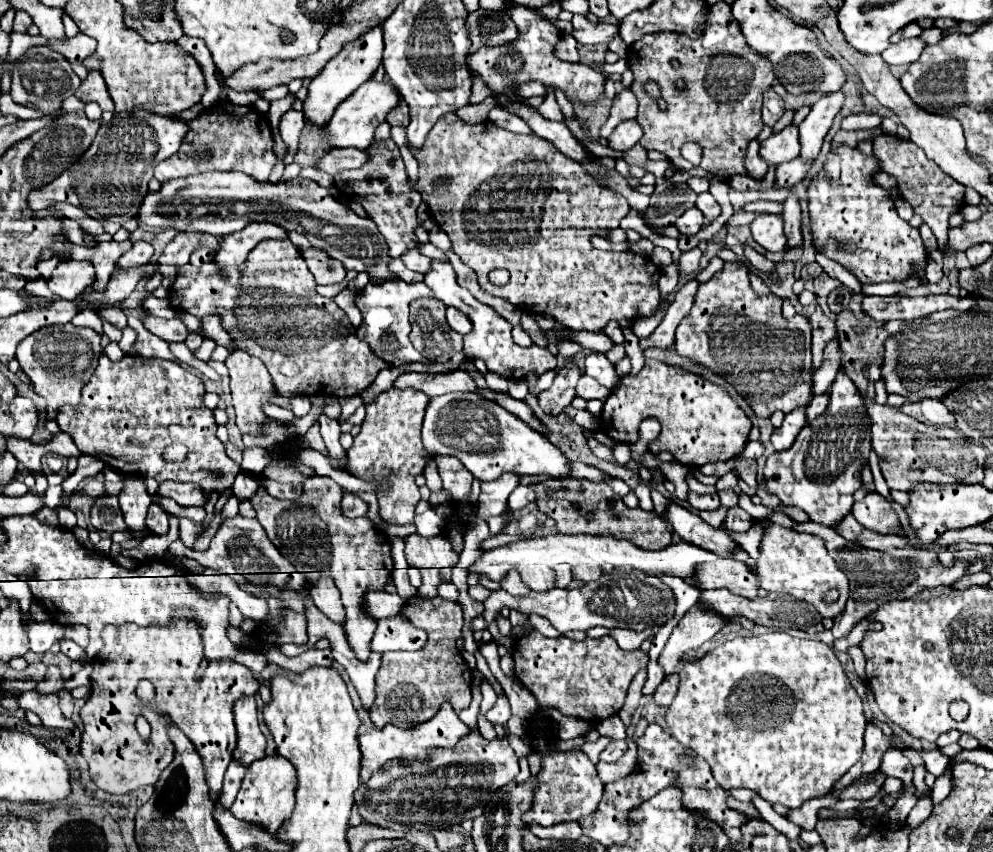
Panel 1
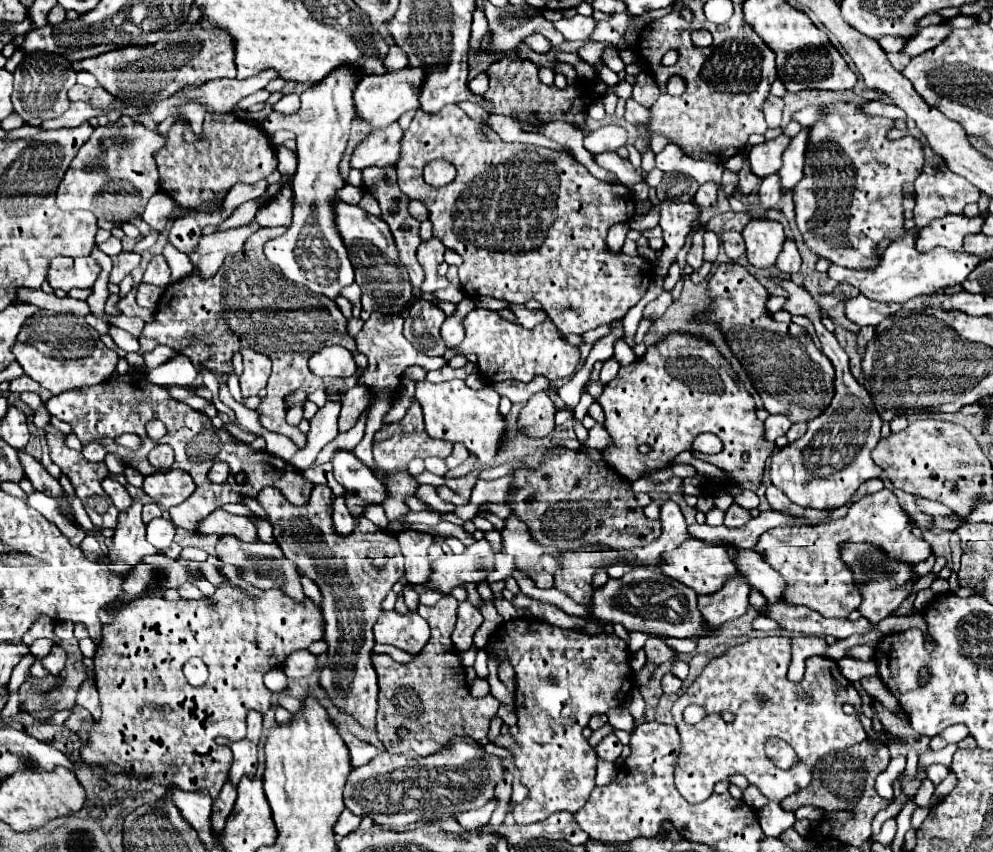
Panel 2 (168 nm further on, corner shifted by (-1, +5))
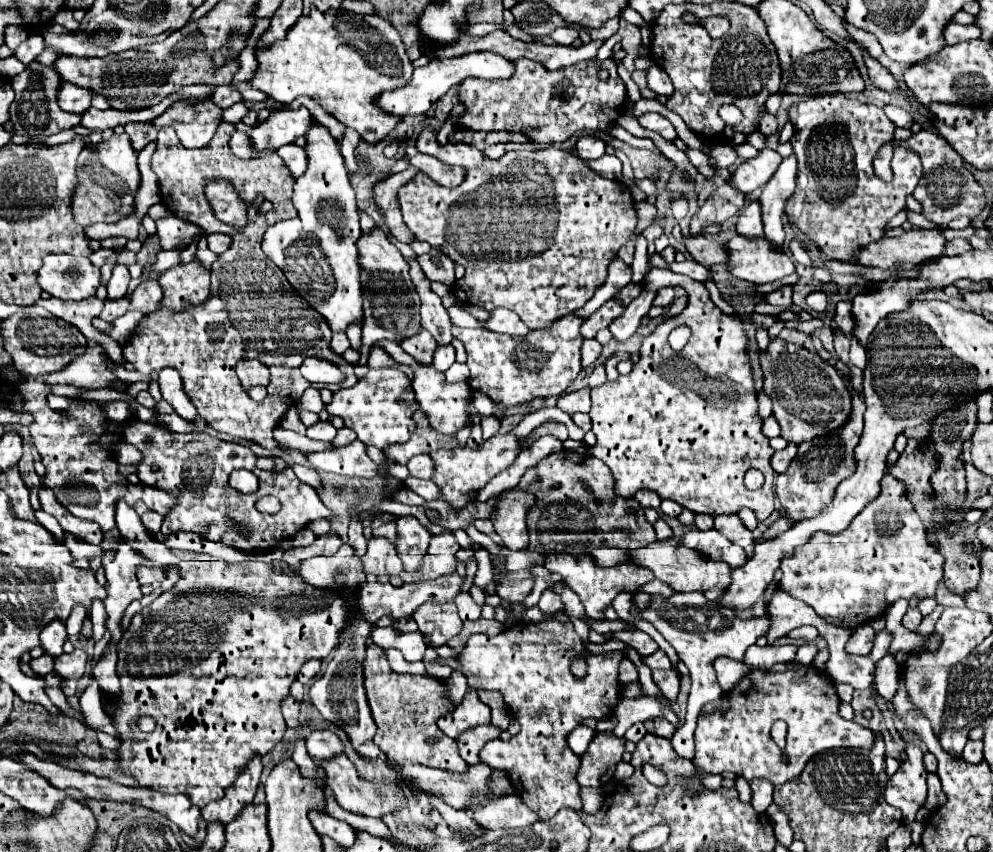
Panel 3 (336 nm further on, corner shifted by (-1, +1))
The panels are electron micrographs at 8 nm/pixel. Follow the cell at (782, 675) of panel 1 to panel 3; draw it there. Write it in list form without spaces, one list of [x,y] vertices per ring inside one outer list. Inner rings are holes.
[[[787,665],[789,667],[783,673],[771,669],[749,671],[727,693],[729,709],[725,713],[721,709],[699,713],[695,729],[695,755],[691,759],[695,773],[691,777],[677,777],[687,793],[699,795],[705,789],[699,771],[713,775],[733,771],[747,781],[767,779],[773,783],[773,787],[781,787],[785,781],[795,779],[807,761],[821,751],[839,747],[873,747],[871,729],[861,727],[855,721],[847,721],[839,715],[841,699],[835,691],[833,679],[827,673],[813,665]],[[777,719],[783,719],[789,727],[785,751],[781,751],[769,735],[771,725]],[[785,755],[787,761],[783,761]]]

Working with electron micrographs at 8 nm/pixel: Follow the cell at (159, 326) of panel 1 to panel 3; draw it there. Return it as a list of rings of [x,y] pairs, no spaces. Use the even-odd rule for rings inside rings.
[[[129,297],[127,299],[105,299],[105,307],[103,307],[103,311],[101,311],[101,319],[105,319],[105,321],[115,321],[117,317],[121,317],[121,315],[125,315],[125,311],[129,311],[129,305],[131,305],[131,301],[129,301]]]

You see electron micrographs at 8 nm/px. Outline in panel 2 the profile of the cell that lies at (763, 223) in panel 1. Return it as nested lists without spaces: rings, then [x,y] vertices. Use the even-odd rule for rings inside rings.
[[[765,219],[765,223],[753,223],[749,221],[745,229],[741,231],[747,247],[747,261],[755,269],[769,269],[775,265],[777,255],[783,249],[785,243],[785,233],[783,225],[771,219]],[[759,235],[765,235],[761,239]]]

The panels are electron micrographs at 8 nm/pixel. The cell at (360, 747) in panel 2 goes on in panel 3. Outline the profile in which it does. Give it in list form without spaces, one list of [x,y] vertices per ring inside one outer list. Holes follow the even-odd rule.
[[[315,729],[307,737],[307,751],[315,761],[323,761],[345,753],[345,747],[343,747],[343,741],[333,731]]]

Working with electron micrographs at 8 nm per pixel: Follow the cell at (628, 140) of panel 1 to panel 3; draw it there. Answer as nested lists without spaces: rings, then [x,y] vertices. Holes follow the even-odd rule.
[[[583,135],[577,141],[577,151],[581,159],[599,159],[605,155],[607,143],[597,135]]]

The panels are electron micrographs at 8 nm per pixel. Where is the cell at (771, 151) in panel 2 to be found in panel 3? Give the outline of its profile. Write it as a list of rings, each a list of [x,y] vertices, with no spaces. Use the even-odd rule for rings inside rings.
[[[761,149],[757,157],[743,161],[737,171],[731,175],[731,183],[741,193],[751,193],[757,187],[765,187],[765,183],[773,177],[783,157],[773,149]]]

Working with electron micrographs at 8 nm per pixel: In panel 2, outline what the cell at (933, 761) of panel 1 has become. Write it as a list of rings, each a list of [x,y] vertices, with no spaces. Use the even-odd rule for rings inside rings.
[[[933,764],[927,768],[927,777],[933,781],[933,785],[939,785],[949,775],[949,769],[941,764]]]

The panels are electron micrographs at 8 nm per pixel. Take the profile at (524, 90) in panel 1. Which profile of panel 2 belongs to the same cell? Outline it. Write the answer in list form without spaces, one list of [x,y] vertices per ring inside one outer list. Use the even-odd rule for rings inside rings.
[[[501,57],[485,71],[489,77],[489,89],[483,99],[491,103],[489,113],[509,115],[527,125],[539,127],[549,121],[565,121],[569,125],[575,123],[575,115],[587,115],[591,101],[599,101],[601,95],[595,93],[595,81],[577,81],[575,85],[567,85],[565,89],[557,89],[555,85],[543,85],[537,77],[537,65],[529,59],[521,57]]]

